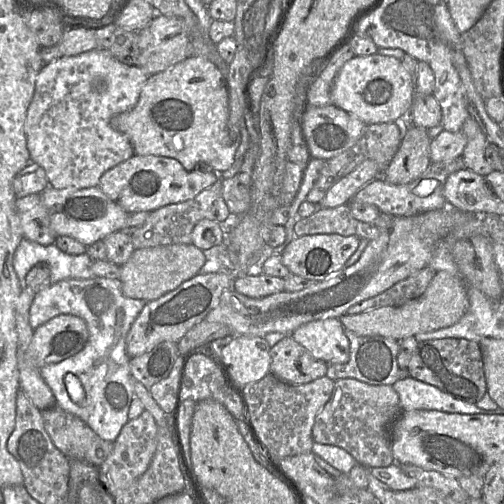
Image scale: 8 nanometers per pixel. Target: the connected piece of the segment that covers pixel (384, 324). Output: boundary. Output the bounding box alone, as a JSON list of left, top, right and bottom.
[339,271,468,341]

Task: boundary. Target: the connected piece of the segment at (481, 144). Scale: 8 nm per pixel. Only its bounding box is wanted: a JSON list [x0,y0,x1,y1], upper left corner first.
[460,117,493,177]

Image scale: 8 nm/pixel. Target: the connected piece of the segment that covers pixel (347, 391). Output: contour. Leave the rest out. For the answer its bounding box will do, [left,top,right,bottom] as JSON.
[312,378,401,468]

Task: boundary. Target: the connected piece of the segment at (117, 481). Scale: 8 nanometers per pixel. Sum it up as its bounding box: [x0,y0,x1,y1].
[98,410,157,498]

